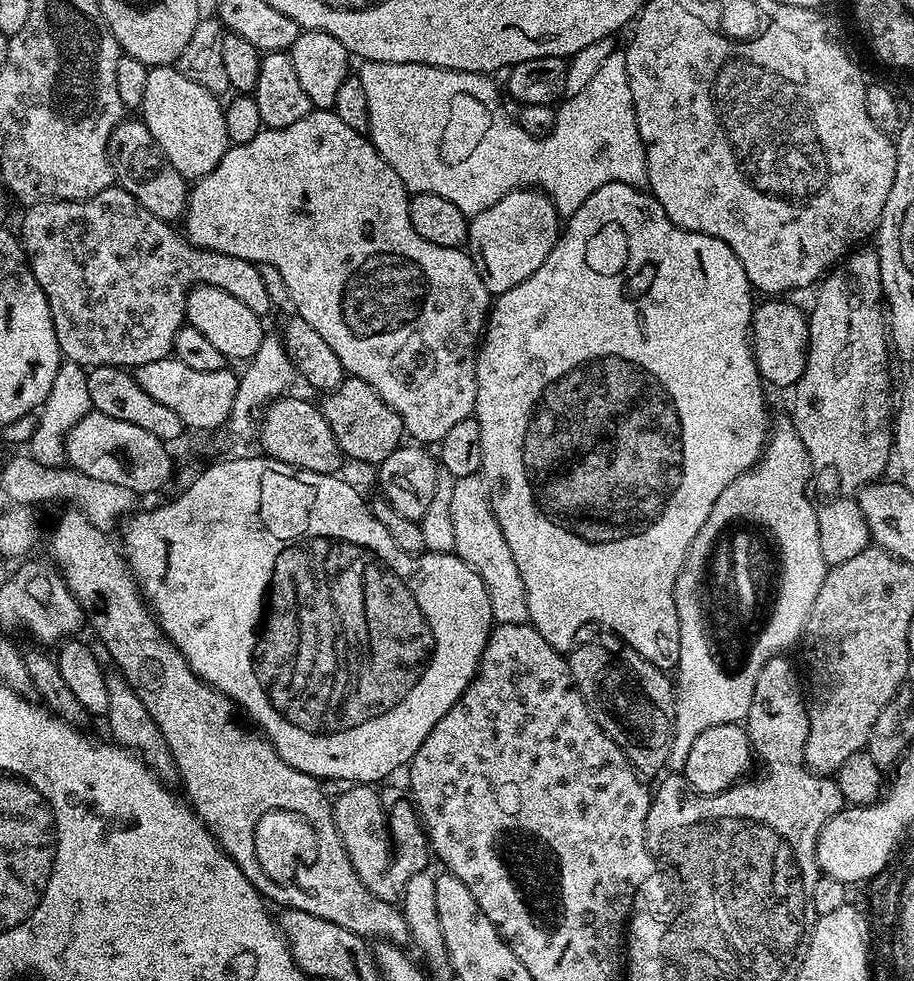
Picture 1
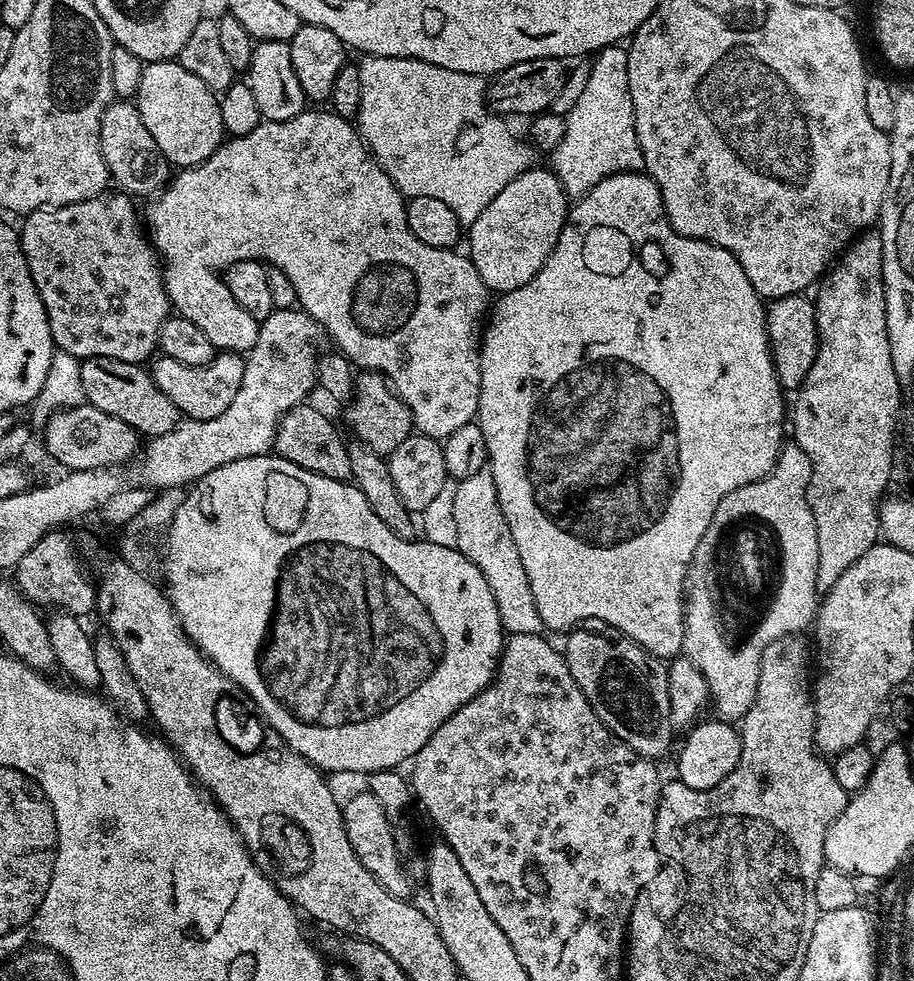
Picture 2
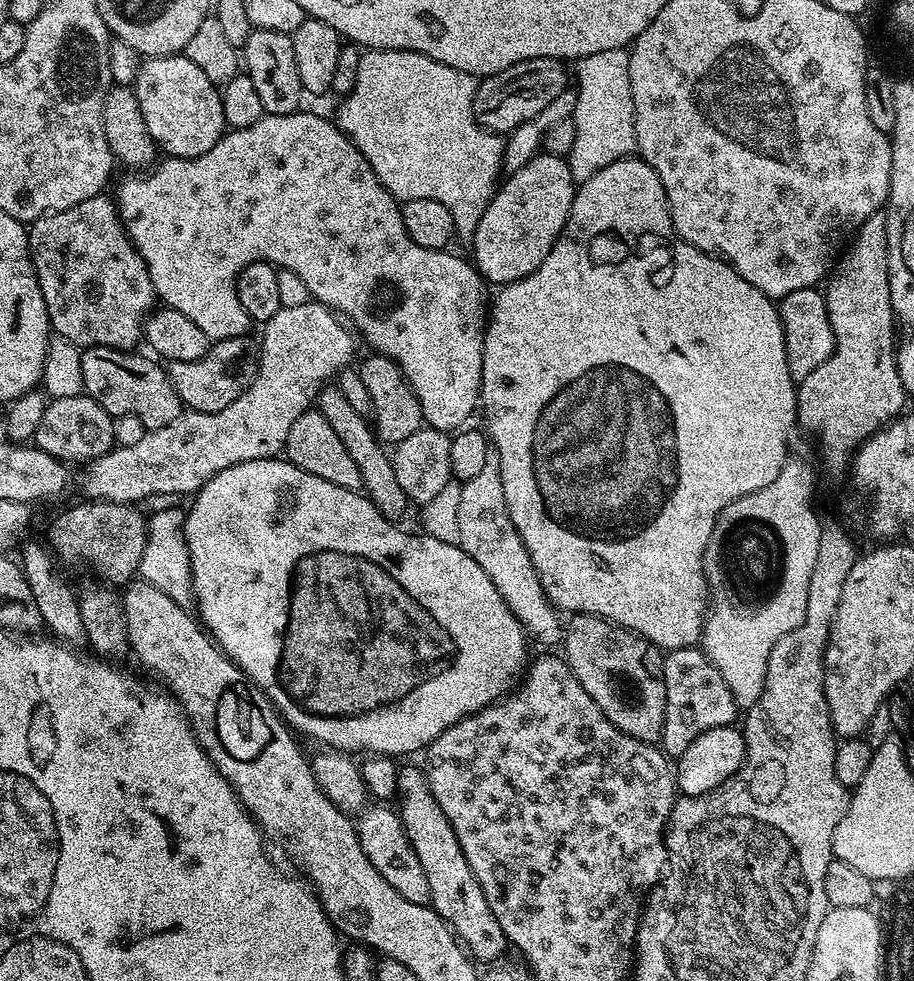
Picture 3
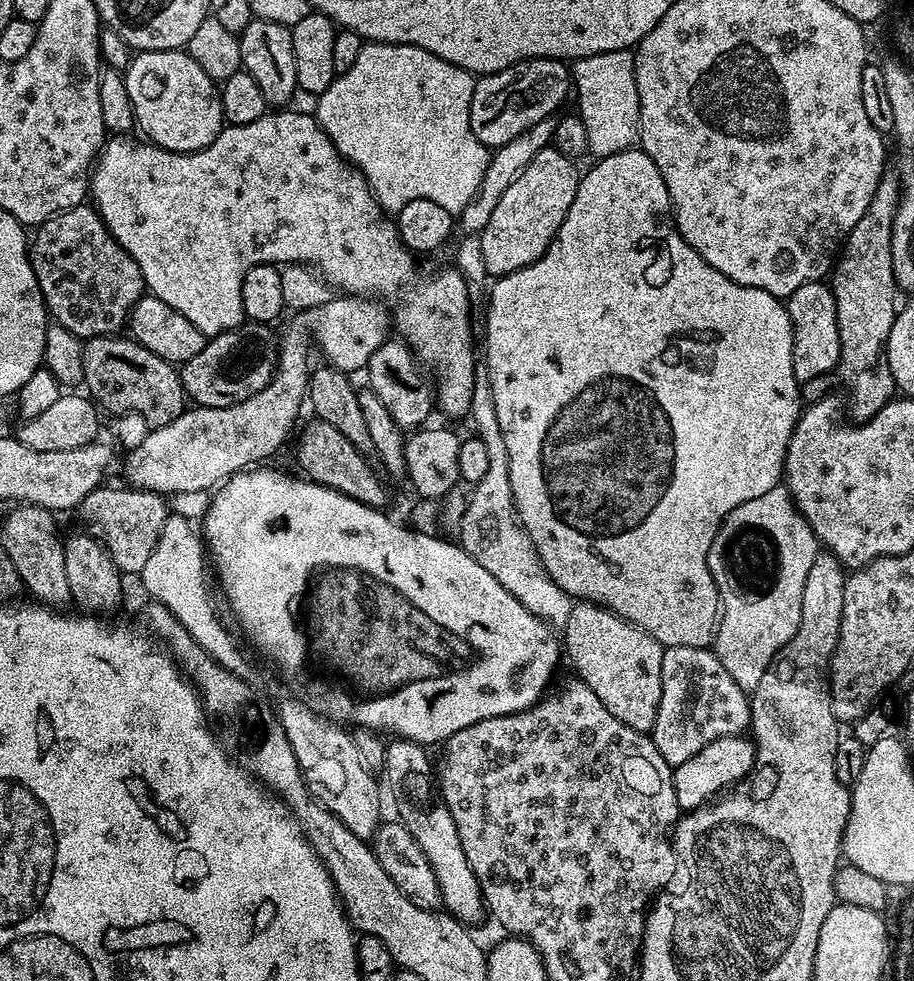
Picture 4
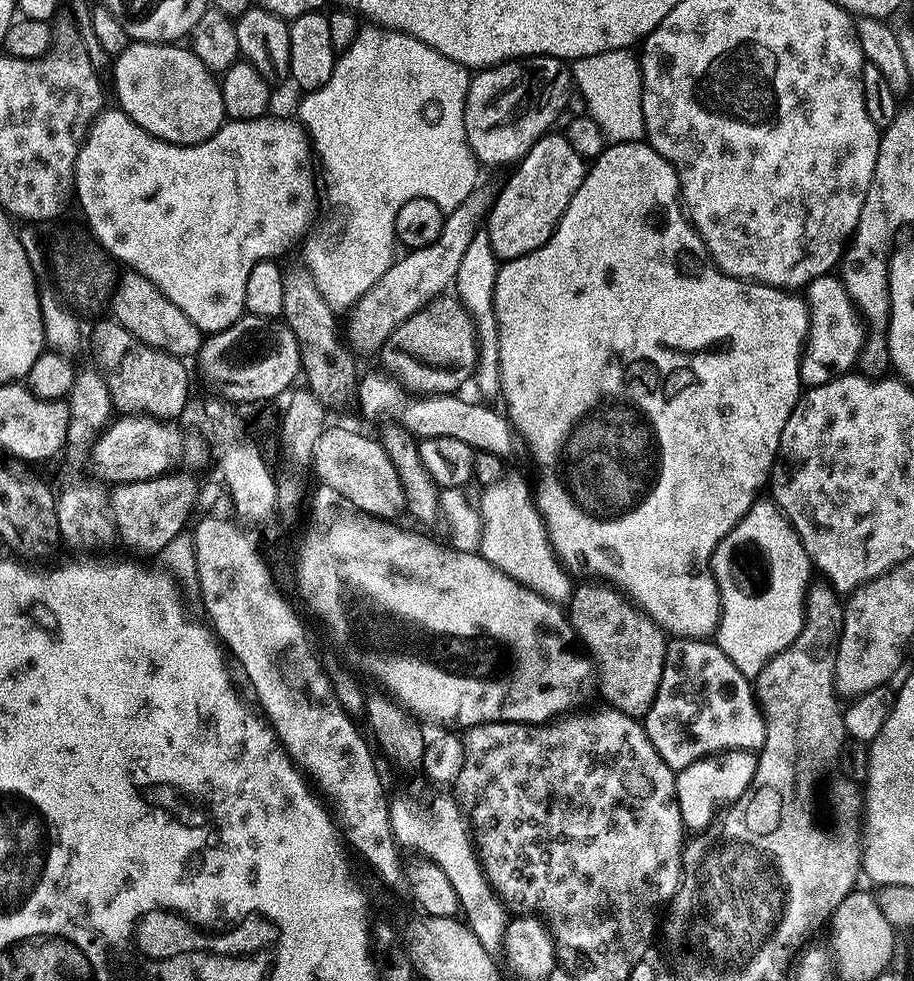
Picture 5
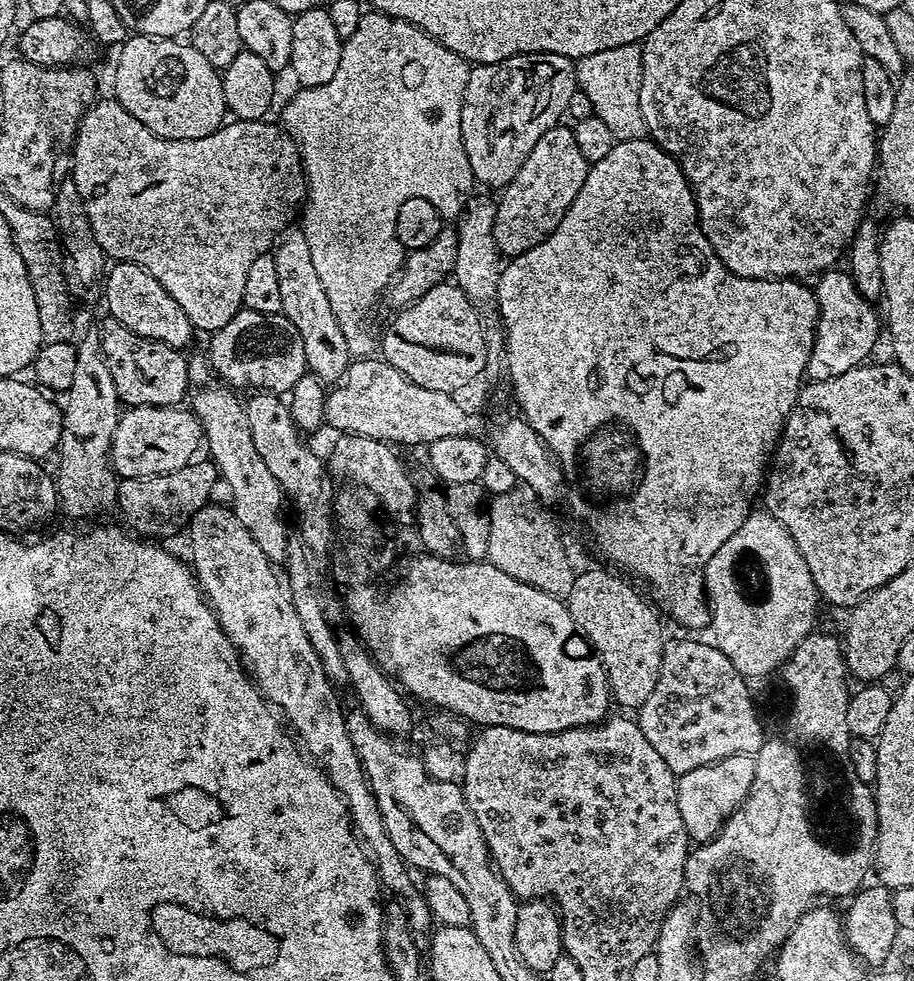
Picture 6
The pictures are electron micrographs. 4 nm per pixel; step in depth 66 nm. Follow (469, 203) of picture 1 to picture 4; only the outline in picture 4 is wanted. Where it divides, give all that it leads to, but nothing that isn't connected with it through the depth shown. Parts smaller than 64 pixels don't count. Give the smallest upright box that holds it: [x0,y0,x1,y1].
[314,42,640,214]

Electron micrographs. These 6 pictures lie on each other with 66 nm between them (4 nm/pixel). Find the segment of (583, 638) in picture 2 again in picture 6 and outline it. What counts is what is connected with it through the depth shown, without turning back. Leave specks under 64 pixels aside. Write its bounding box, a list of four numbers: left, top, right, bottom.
[566,568,666,710]

